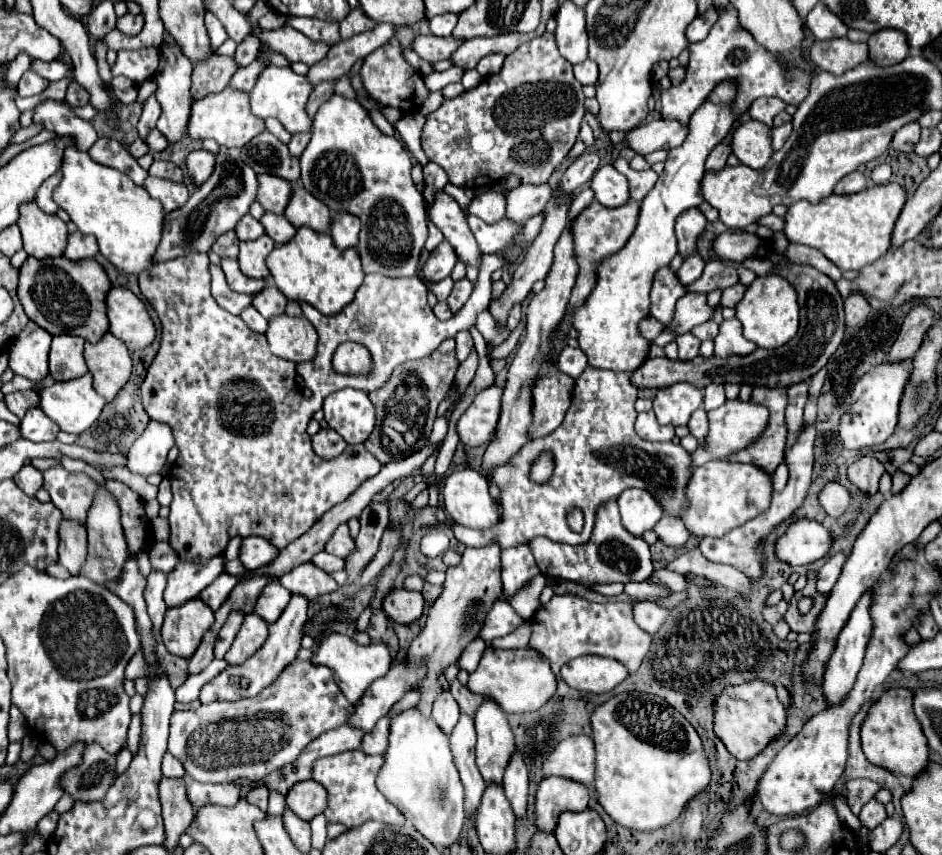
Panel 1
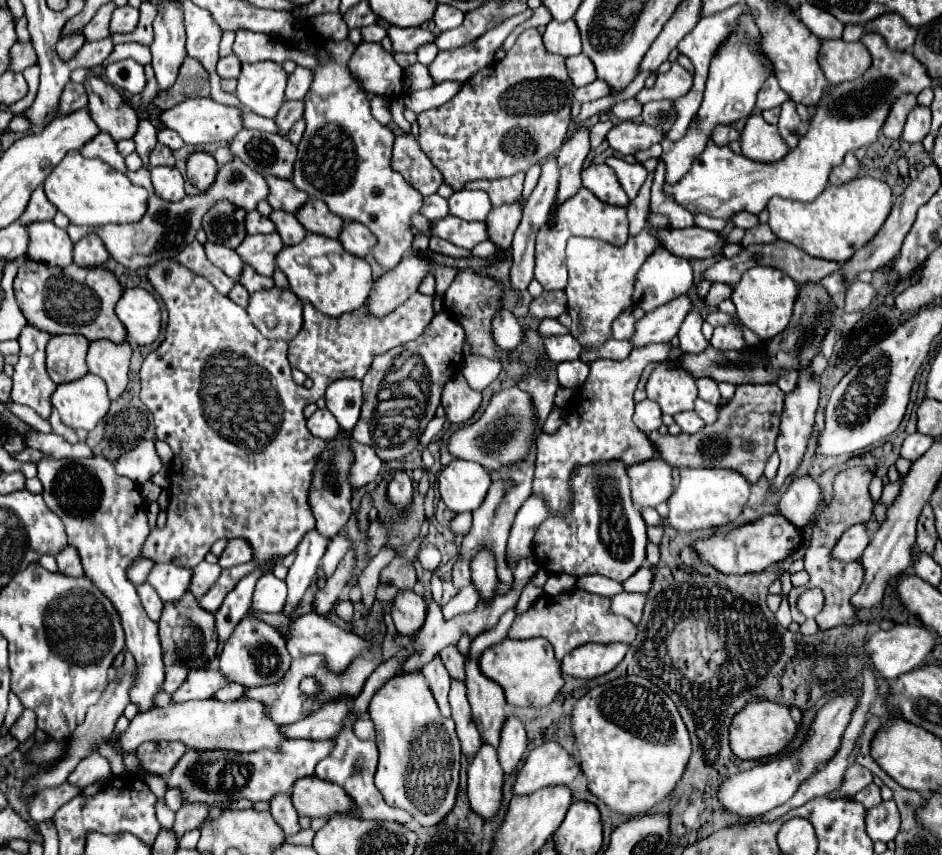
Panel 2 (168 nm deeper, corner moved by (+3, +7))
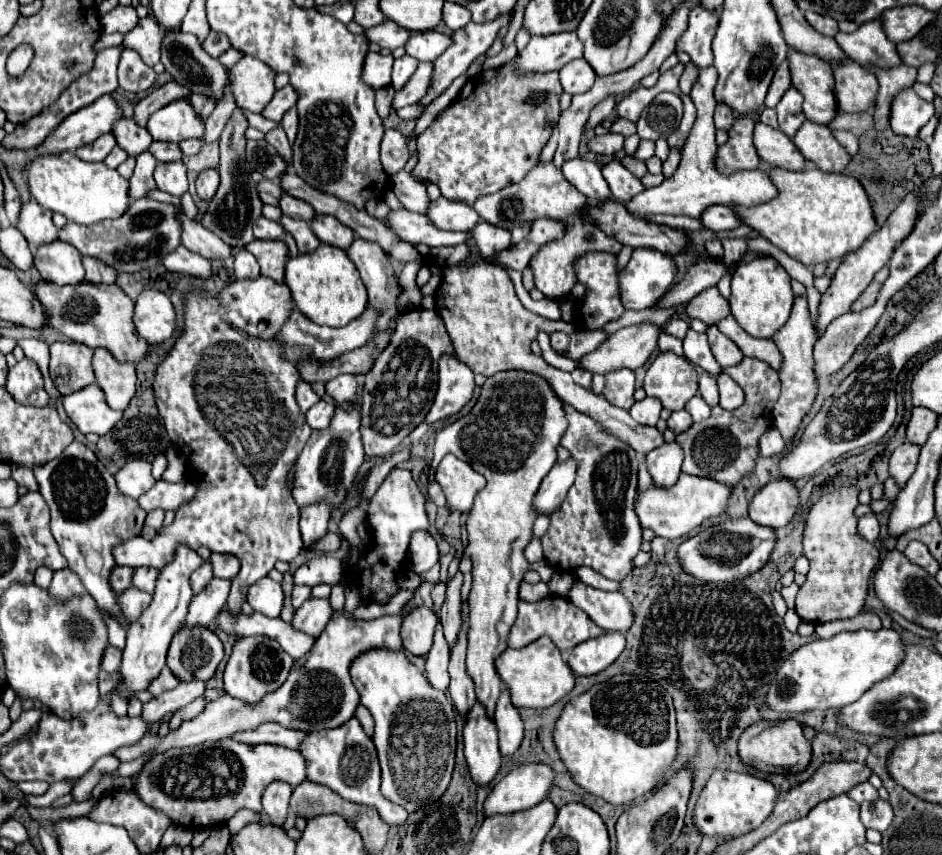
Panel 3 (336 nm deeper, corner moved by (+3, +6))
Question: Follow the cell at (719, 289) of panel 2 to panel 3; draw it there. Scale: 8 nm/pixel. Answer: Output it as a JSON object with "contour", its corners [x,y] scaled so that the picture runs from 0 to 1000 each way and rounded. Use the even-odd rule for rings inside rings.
{"contour":[[[752,336],[730,352],[728,368],[732,373],[743,373],[749,380],[760,380],[764,373],[775,368],[775,357],[760,336]]]}

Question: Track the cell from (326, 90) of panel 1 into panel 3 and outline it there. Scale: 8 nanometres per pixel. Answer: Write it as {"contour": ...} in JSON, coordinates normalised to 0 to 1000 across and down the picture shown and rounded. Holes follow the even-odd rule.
{"contour":[[[291,151],[289,156],[282,158],[282,165],[299,181],[299,186],[306,191],[306,198],[310,198],[310,174],[308,174],[308,167],[304,163],[304,156],[301,151]]]}

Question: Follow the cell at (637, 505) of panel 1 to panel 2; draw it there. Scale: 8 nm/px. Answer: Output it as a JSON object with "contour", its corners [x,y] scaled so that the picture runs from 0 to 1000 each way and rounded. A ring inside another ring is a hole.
{"contour":[[[692,538],[692,543],[675,543],[675,547],[667,547],[667,559],[669,559],[671,587],[677,596],[696,594],[713,578],[713,554],[711,554],[711,545],[705,538]]]}

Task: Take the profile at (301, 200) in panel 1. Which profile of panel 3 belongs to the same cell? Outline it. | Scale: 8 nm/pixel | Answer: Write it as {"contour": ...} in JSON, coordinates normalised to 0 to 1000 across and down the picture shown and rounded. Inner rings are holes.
{"contour":[[[338,251],[331,261],[329,261],[331,270],[335,273],[335,277],[352,289],[359,291],[369,291],[374,287],[374,282],[378,280],[378,273],[374,273],[374,268],[369,268],[367,263],[361,263],[361,258],[357,258],[357,254],[344,254]]]}

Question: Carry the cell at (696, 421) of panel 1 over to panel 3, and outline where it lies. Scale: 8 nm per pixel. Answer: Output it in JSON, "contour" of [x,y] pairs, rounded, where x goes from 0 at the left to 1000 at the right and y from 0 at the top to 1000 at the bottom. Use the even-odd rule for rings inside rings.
{"contour":[[[715,481],[709,490],[709,502],[715,506],[715,509],[722,509],[726,506],[728,502],[732,502],[735,497],[735,488],[730,488],[730,481]]]}

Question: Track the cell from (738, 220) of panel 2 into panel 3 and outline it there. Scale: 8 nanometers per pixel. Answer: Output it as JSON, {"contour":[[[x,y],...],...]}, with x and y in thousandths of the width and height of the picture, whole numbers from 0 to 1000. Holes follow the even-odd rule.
{"contour":[[[754,240],[743,251],[743,261],[747,263],[747,268],[754,268],[754,270],[769,270],[769,268],[779,268],[788,263],[773,240]]]}

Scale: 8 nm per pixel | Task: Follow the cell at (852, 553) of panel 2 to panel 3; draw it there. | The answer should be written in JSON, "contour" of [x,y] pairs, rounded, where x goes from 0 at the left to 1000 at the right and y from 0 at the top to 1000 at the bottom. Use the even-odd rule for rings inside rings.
{"contour":[[[921,600],[921,602],[911,607],[911,623],[919,633],[926,633],[926,635],[932,630],[932,607],[928,600]]]}

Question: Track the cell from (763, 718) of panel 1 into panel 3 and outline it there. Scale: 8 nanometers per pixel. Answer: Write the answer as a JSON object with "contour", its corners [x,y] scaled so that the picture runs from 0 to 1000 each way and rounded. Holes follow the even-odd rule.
{"contour":[[[805,843],[805,848],[794,850],[783,867],[783,883],[790,895],[796,895],[811,904],[851,904],[862,888],[862,871],[854,862],[847,843]]]}

